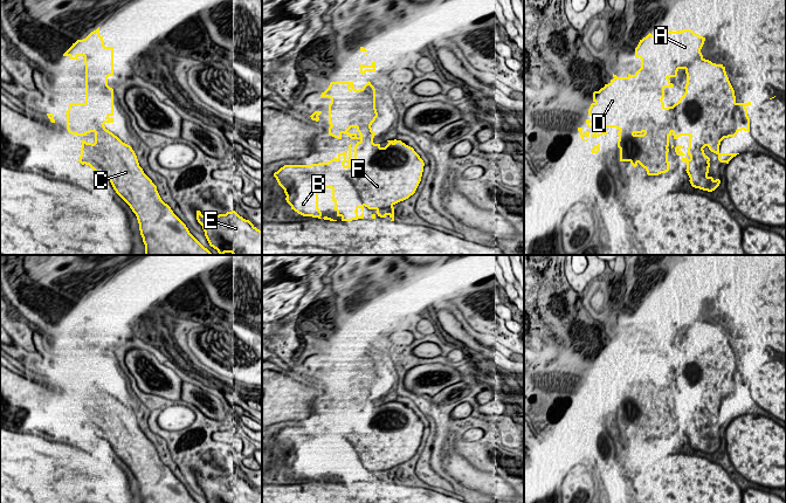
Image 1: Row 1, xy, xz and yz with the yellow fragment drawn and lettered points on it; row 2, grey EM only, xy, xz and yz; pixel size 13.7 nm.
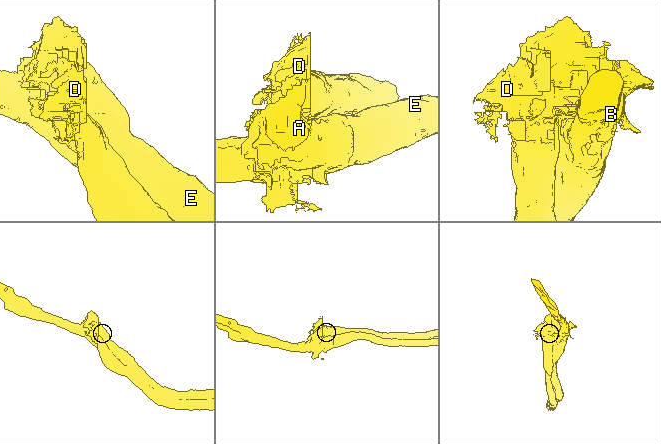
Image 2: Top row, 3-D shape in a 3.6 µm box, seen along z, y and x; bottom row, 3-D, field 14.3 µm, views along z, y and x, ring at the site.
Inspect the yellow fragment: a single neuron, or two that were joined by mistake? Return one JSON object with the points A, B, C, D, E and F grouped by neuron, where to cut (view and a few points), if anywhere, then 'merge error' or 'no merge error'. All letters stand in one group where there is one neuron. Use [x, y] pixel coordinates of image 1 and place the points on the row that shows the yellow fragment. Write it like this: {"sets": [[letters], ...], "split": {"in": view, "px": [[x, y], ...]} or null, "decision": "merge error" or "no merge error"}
{"sets": [["A", "B", "D", "E", "F"], ["C"]], "split": {"in": "xz", "px": [[373, 103], [367, 108], [366, 126], [359, 133]]}, "decision": "merge error"}

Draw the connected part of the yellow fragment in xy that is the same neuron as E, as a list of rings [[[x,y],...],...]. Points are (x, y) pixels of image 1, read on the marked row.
[[[196,211],[196,220],[209,246],[220,255],[262,255],[262,232],[235,211],[219,215],[202,215]]]

